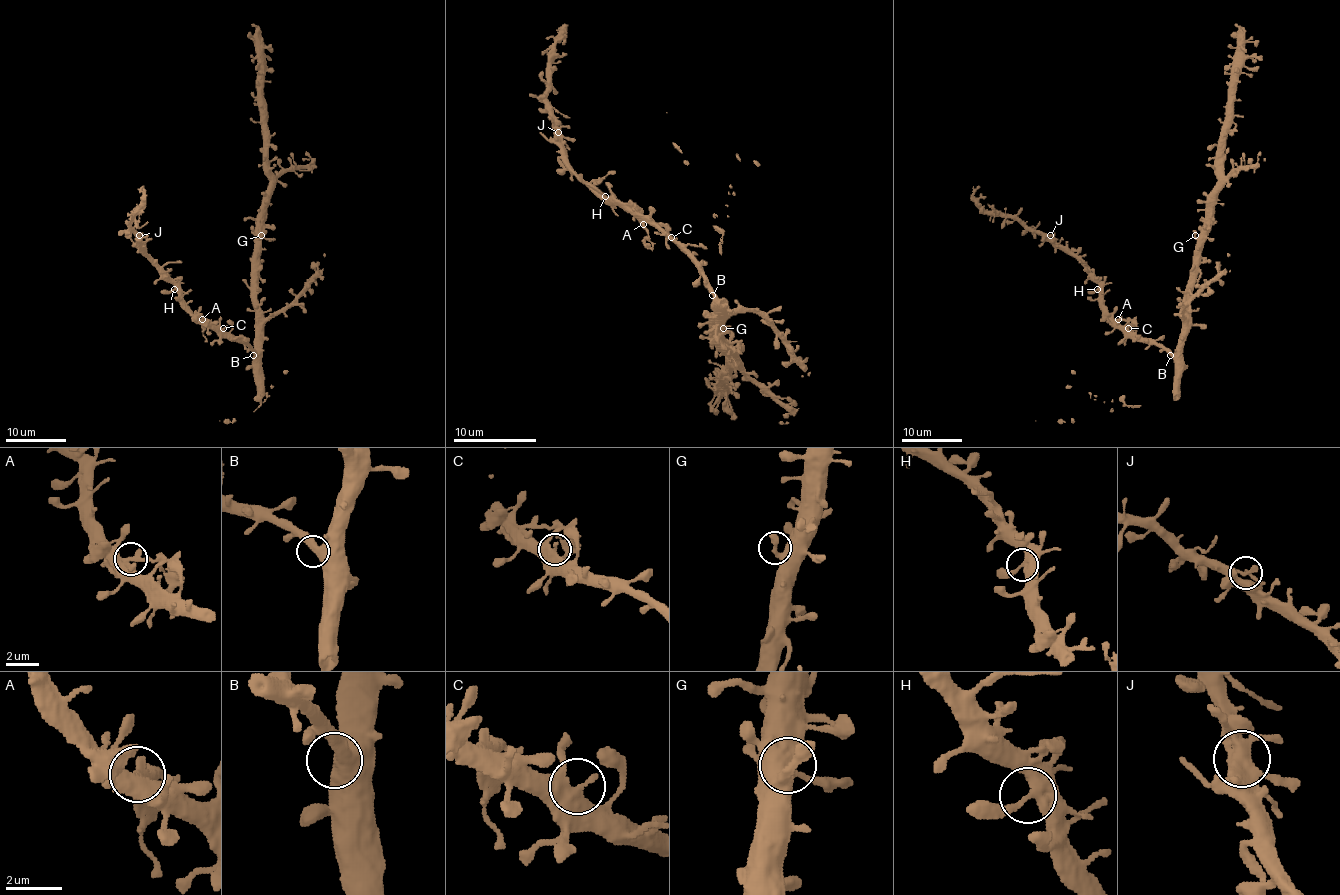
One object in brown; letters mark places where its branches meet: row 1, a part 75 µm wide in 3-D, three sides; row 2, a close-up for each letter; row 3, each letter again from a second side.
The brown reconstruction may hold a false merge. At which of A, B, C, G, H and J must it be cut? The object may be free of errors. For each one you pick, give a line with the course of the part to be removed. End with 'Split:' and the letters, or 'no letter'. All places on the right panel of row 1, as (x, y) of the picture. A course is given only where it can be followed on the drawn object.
A: foreign part runs (1117, 319), (1128, 322), (1132, 328), (1132, 342)
Split: A

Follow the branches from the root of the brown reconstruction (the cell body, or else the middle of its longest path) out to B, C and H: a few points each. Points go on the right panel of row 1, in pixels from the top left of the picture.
B: (1178, 343), (1170, 355)
C: (1178, 343), (1176, 349), (1170, 352), (1161, 346), (1141, 342), (1128, 328)
H: (1178, 343), (1176, 349), (1170, 352), (1131, 336), (1105, 308), (1103, 295), (1097, 289)

